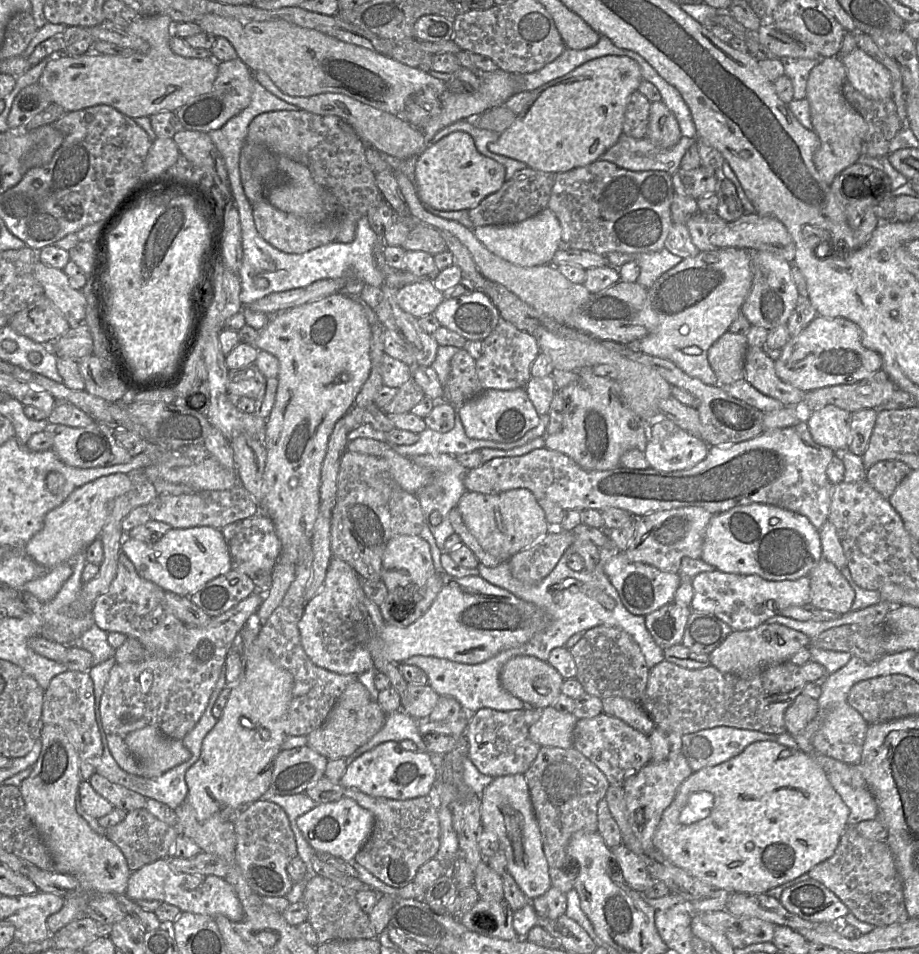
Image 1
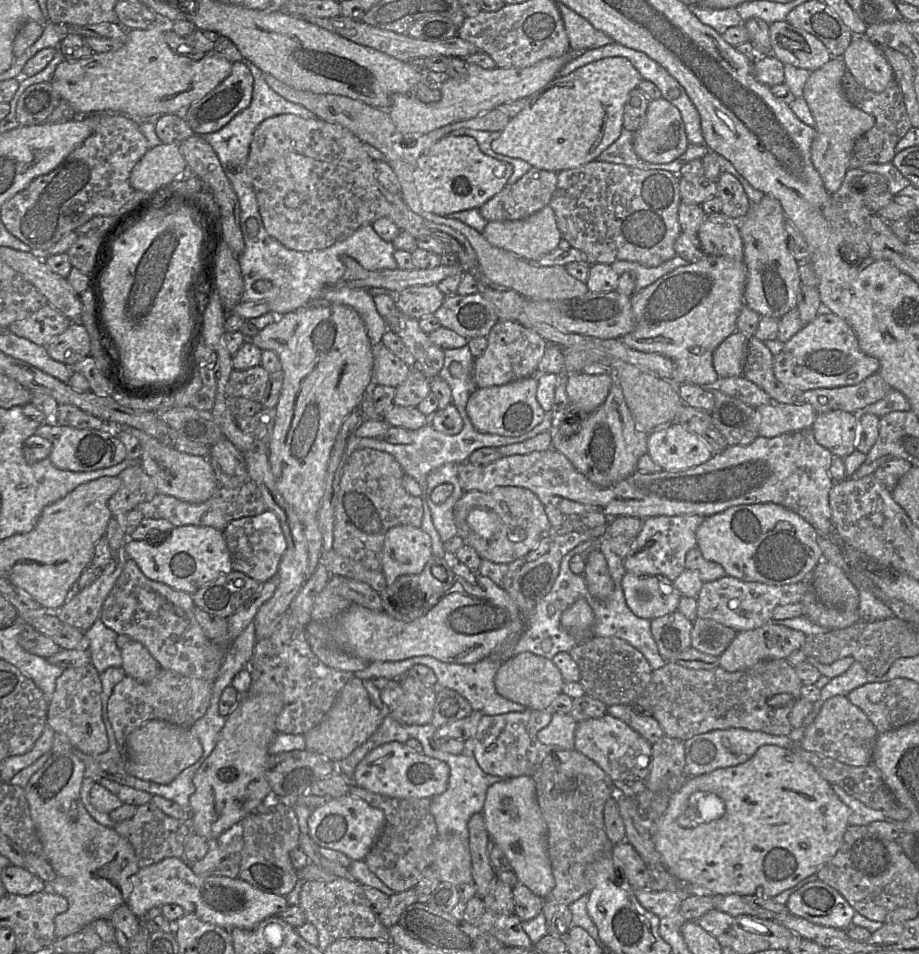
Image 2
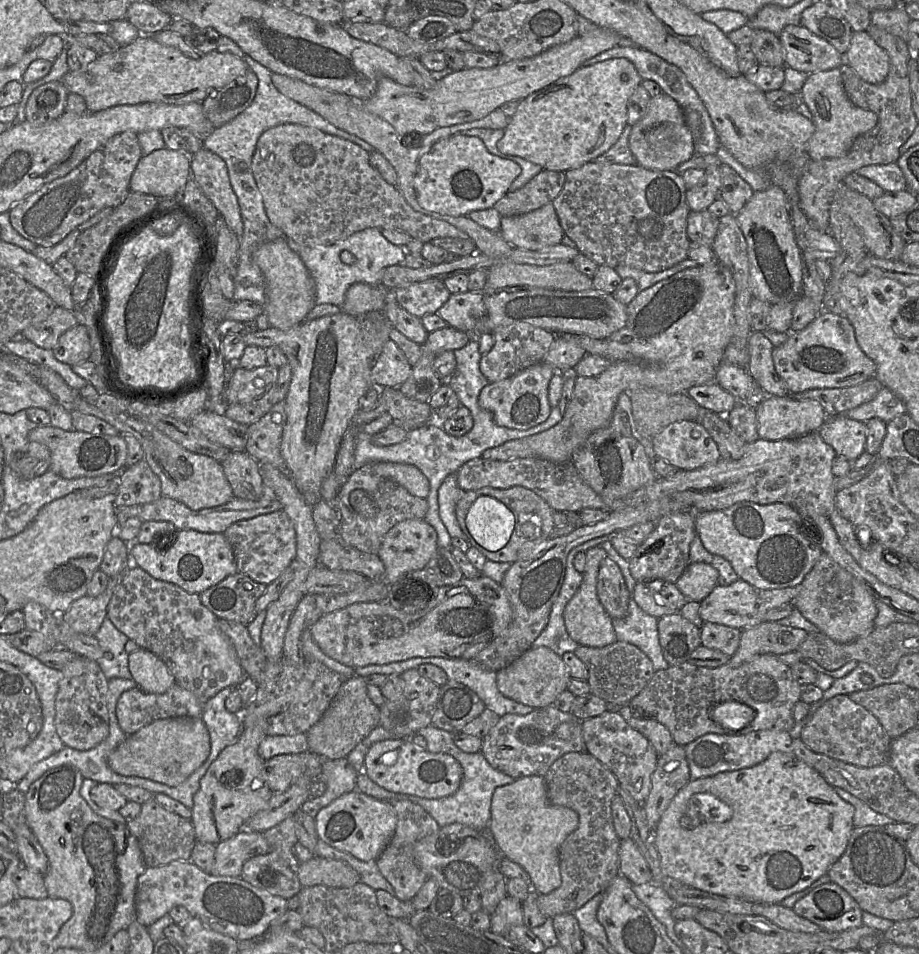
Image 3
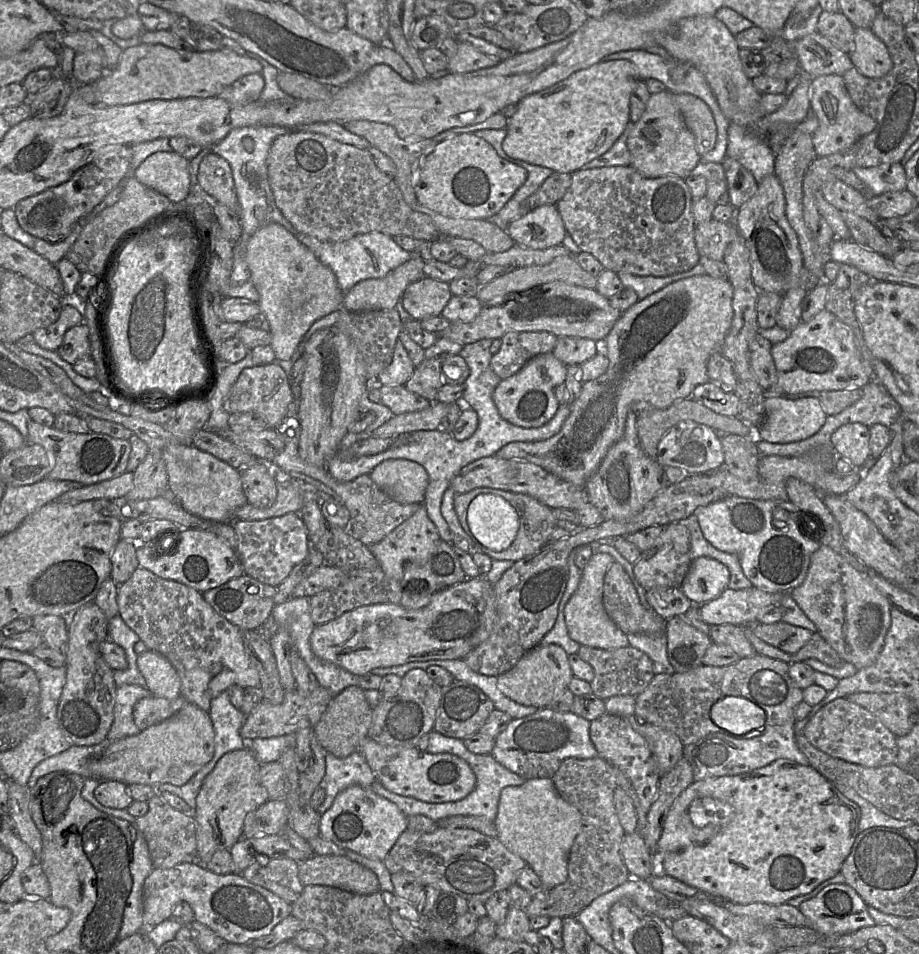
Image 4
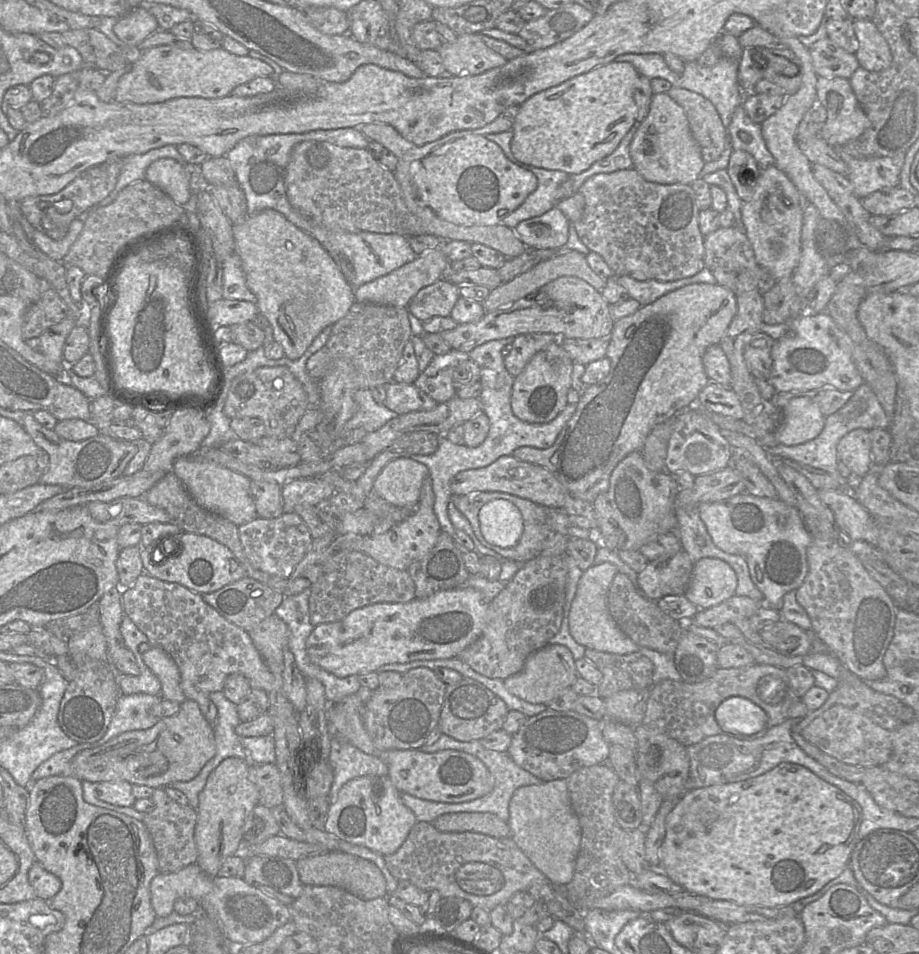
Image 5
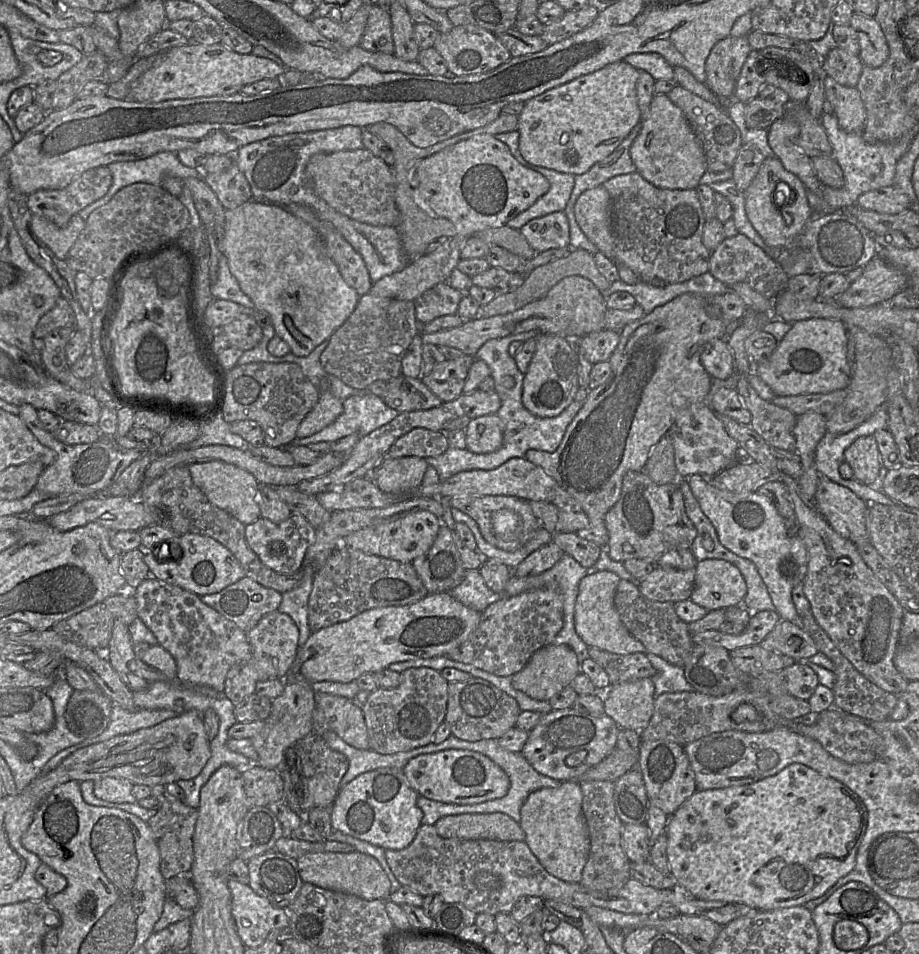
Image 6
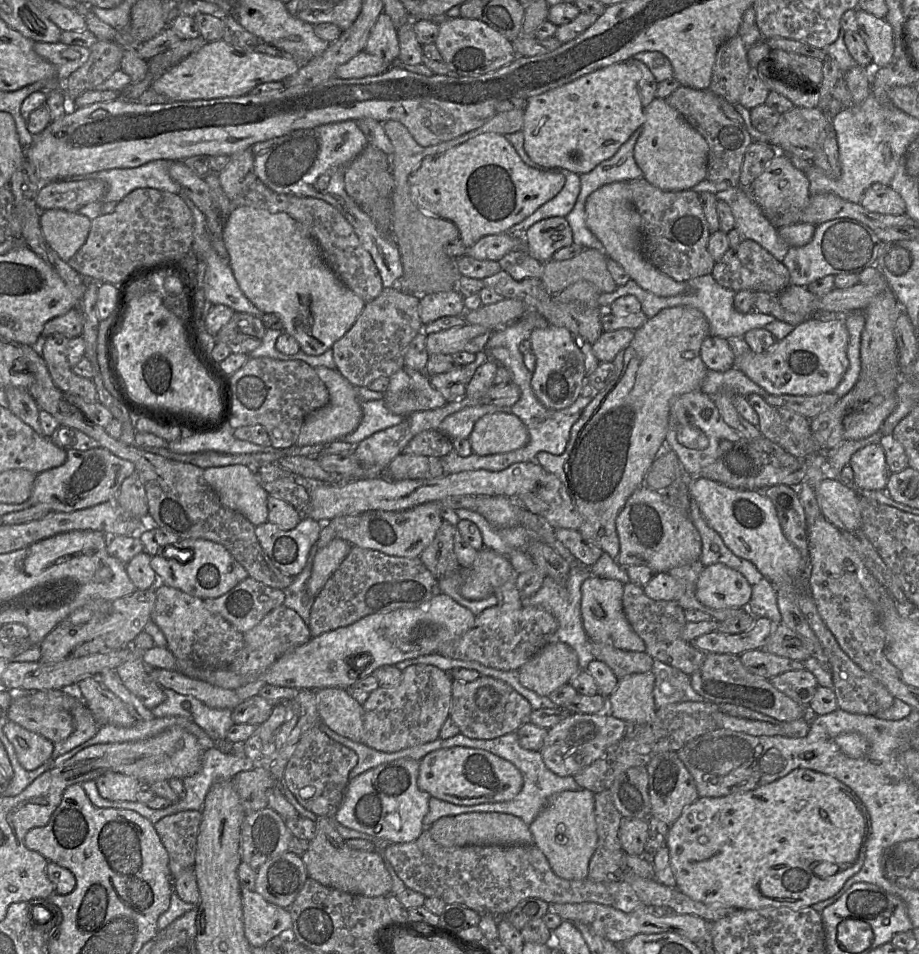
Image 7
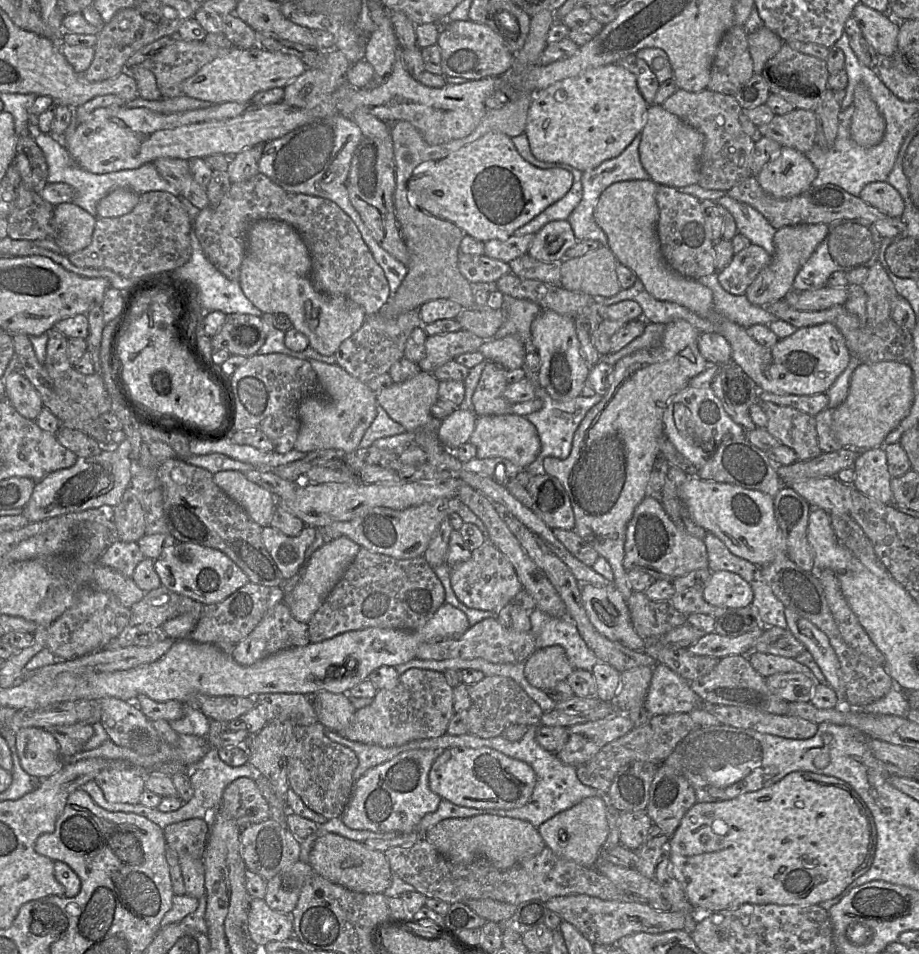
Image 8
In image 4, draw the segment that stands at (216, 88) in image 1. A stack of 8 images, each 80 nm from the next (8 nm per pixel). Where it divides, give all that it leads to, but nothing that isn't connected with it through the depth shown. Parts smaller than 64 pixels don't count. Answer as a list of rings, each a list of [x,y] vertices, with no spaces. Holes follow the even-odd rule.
[[[261,73],[245,75],[225,87],[218,97],[233,105],[247,105],[258,101],[265,86]]]

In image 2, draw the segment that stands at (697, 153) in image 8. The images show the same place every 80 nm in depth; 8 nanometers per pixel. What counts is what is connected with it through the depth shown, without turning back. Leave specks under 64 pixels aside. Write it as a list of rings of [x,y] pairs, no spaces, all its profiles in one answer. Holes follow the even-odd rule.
[[[662,97],[649,101],[645,120],[633,133],[635,153],[648,163],[666,164],[681,156],[689,144],[679,109]]]

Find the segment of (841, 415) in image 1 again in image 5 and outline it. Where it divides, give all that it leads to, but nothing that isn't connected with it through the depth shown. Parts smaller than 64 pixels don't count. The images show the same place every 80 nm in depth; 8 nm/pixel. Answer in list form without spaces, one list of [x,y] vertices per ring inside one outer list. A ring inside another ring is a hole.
[[[857,428],[844,435],[838,445],[837,454],[857,477],[865,476],[872,464],[872,441],[870,430]]]

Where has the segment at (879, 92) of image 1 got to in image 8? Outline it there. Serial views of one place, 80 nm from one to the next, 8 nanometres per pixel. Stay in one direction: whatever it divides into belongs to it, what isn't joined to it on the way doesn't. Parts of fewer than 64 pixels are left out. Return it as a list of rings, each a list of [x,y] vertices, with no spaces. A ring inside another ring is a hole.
[[[859,3],[852,16],[858,23],[861,35],[878,56],[893,57],[897,51],[899,22],[888,13],[880,13]]]

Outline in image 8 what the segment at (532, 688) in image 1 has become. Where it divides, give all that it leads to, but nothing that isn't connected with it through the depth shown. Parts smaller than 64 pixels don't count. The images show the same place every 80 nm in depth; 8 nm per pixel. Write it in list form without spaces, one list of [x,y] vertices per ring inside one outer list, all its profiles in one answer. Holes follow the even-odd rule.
[[[560,645],[536,650],[526,661],[524,675],[530,685],[546,691],[573,672],[565,650]]]

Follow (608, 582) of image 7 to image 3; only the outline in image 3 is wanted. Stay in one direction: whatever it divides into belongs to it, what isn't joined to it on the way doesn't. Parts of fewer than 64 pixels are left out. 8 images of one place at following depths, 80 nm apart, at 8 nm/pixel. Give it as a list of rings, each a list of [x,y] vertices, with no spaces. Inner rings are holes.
[[[595,546],[586,551],[586,557],[583,581],[564,609],[564,622],[568,634],[579,645],[604,647],[618,641],[612,624],[612,618],[601,604],[597,594],[599,567],[601,561],[608,557],[608,554],[600,546]]]

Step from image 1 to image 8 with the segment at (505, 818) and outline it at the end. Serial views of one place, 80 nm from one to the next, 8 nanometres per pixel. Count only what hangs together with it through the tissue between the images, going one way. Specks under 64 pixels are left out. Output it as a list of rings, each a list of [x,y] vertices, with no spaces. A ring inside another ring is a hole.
[[[605,795],[587,797],[573,807],[546,820],[537,830],[546,847],[558,857],[572,860],[585,867],[594,867],[608,835],[606,806]]]

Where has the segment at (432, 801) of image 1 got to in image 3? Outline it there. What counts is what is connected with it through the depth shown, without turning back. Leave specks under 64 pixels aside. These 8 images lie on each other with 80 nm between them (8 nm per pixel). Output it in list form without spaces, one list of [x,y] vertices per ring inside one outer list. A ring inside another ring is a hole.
[[[382,800],[390,804],[397,817],[395,833],[387,847],[376,859],[384,878],[394,889],[394,895],[402,902],[410,902],[427,879],[427,875],[416,863],[414,847],[421,839],[436,833],[440,826],[420,805],[410,800]]]

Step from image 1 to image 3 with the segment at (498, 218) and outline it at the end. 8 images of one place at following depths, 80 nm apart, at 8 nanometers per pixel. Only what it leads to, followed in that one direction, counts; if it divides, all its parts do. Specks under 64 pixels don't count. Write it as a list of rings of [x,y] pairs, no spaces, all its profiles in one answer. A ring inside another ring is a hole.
[[[542,169],[528,183],[516,191],[507,192],[493,209],[502,217],[513,217],[532,212],[553,202],[565,183],[565,173]]]

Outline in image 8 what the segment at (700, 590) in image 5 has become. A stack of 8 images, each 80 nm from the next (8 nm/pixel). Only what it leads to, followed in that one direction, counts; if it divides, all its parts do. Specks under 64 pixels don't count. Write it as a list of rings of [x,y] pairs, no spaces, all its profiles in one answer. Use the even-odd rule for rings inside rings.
[[[730,571],[712,572],[703,590],[703,597],[711,605],[723,608],[750,606],[752,587],[741,576]]]

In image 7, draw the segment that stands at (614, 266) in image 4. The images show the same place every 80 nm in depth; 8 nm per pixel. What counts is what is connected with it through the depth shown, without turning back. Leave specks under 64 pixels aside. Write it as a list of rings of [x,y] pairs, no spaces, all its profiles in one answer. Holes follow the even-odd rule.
[[[644,177],[628,181],[633,203],[642,219],[642,253],[655,268],[676,281],[712,274],[716,261],[708,251],[710,230],[705,218],[699,194],[692,189],[665,191],[650,184]]]

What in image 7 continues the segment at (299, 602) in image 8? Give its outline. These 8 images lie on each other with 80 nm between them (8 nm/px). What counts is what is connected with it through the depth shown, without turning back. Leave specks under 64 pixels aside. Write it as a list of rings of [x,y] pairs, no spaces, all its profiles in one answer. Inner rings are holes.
[[[334,538],[328,545],[317,552],[314,556],[311,575],[307,582],[307,593],[311,598],[315,598],[321,591],[351,549],[352,545],[349,542]]]

